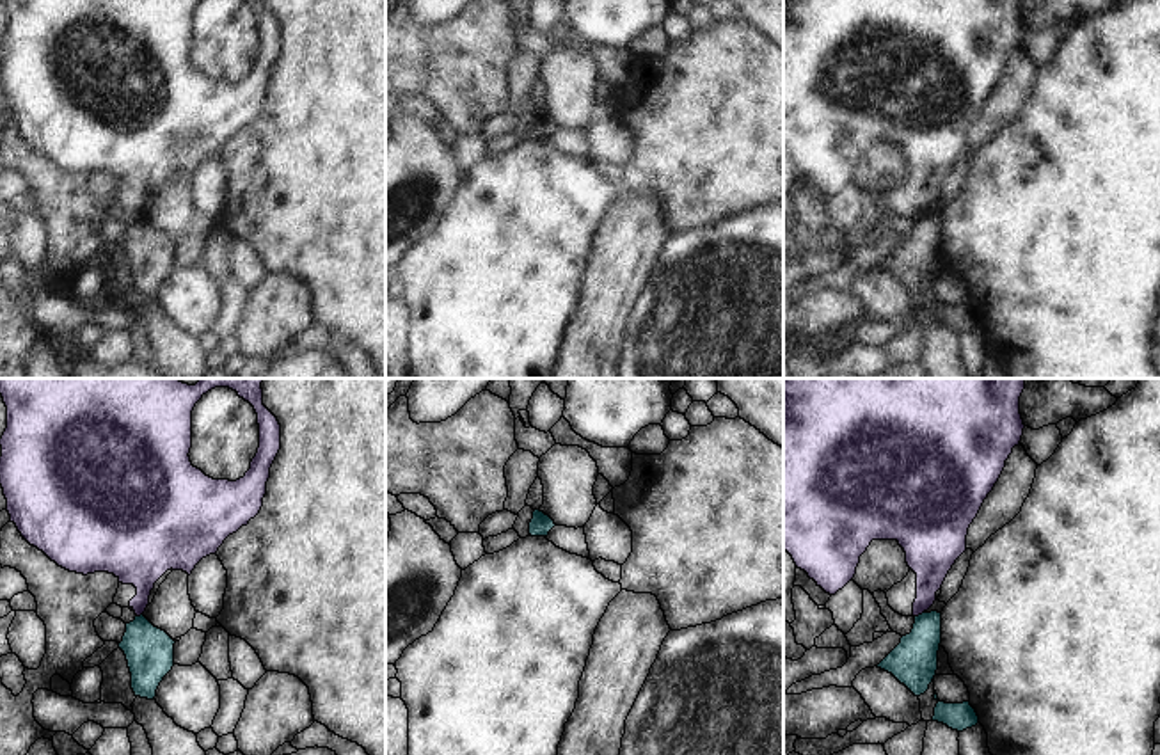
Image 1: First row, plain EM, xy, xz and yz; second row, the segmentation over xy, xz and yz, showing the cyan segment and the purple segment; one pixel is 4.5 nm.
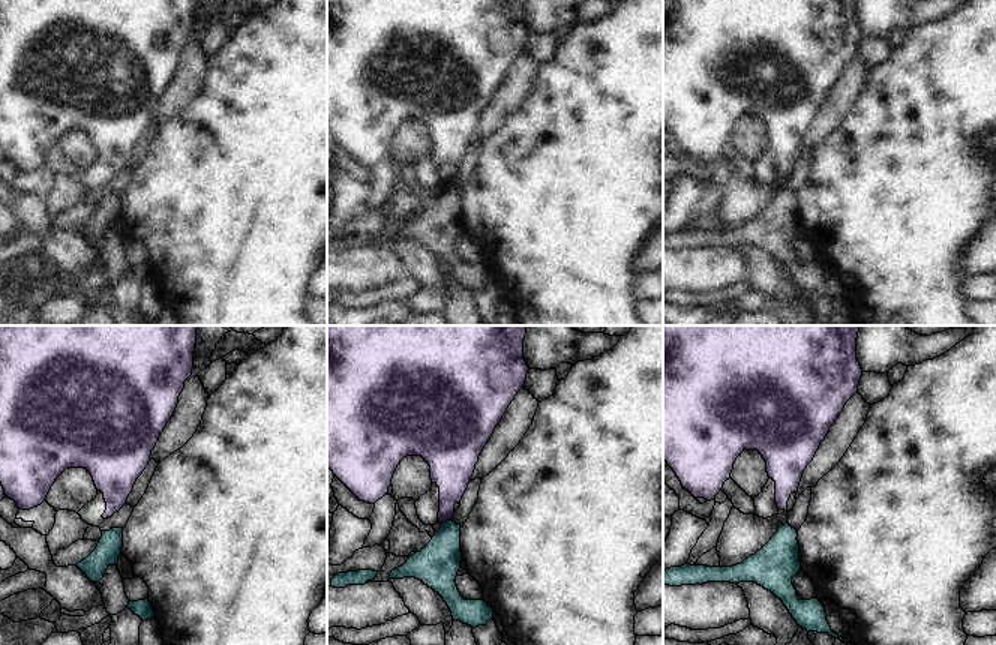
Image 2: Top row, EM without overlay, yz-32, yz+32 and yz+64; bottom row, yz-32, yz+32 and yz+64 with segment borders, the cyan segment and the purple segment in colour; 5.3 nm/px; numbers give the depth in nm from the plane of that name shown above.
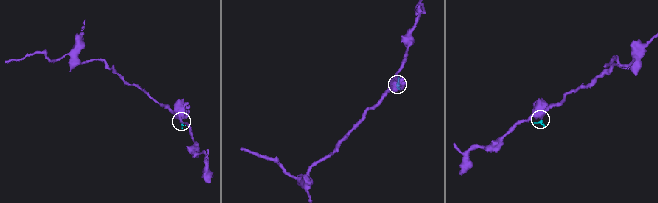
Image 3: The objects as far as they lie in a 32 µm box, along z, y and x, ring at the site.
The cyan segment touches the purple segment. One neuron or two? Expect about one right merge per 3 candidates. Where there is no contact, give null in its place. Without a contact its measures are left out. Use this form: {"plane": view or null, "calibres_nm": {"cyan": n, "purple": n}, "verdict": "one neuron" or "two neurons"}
{"plane": "yz", "calibres_nm": {"cyan": 220, "purple": 180}, "verdict": "two neurons"}

